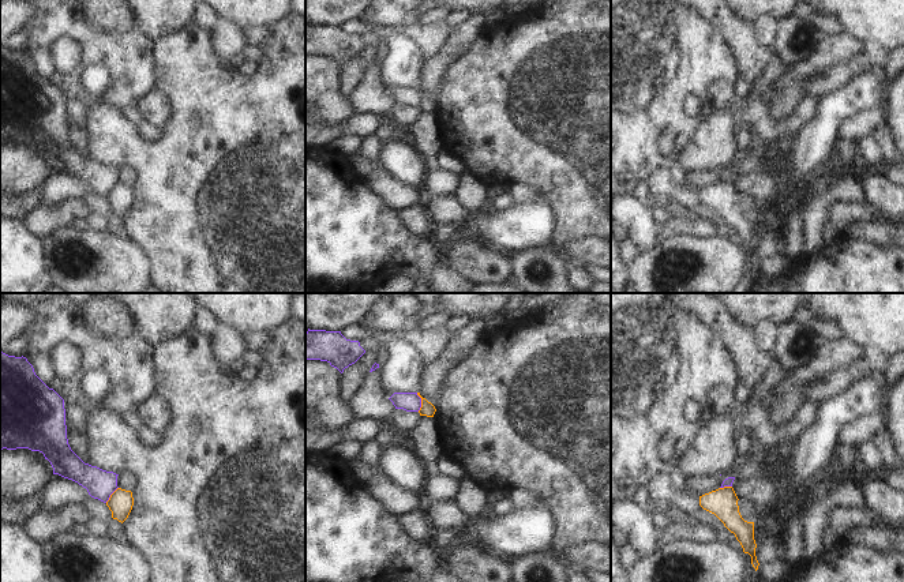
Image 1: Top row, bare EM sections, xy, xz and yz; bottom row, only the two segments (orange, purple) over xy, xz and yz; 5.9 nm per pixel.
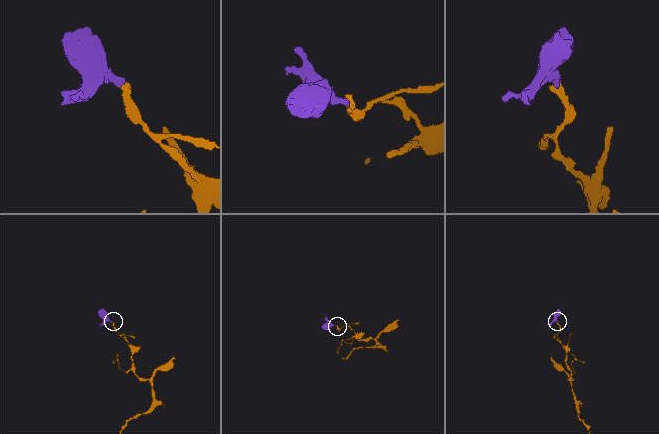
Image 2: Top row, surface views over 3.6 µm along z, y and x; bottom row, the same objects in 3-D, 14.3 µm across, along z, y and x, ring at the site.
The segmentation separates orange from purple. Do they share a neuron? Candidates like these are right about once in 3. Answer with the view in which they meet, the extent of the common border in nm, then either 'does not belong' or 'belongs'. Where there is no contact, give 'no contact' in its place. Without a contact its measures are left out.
contact in xz; length 110 nm; does not belong

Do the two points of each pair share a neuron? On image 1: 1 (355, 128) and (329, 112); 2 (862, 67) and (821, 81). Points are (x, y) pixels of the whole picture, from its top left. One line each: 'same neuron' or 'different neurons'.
1: different neurons
2: same neuron

